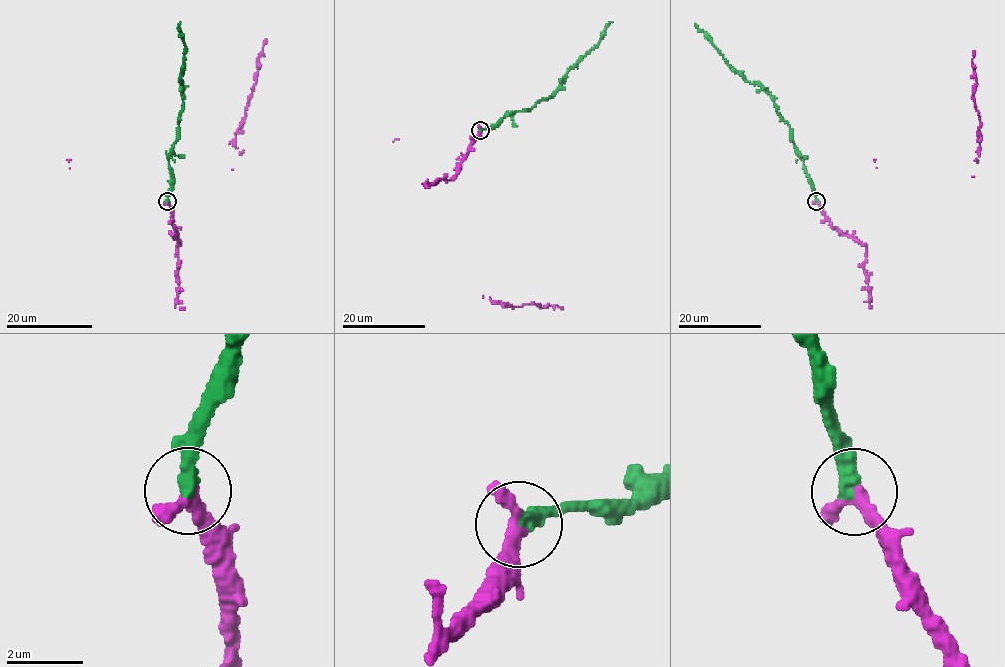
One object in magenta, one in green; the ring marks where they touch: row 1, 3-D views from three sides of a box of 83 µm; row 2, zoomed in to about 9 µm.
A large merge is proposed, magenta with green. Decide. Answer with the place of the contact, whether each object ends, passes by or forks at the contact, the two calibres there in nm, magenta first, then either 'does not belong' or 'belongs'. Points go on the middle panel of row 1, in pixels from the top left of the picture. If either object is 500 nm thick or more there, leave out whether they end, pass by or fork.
(480, 130) | magenta passes by | green ends | 280/440 nm | belongs

